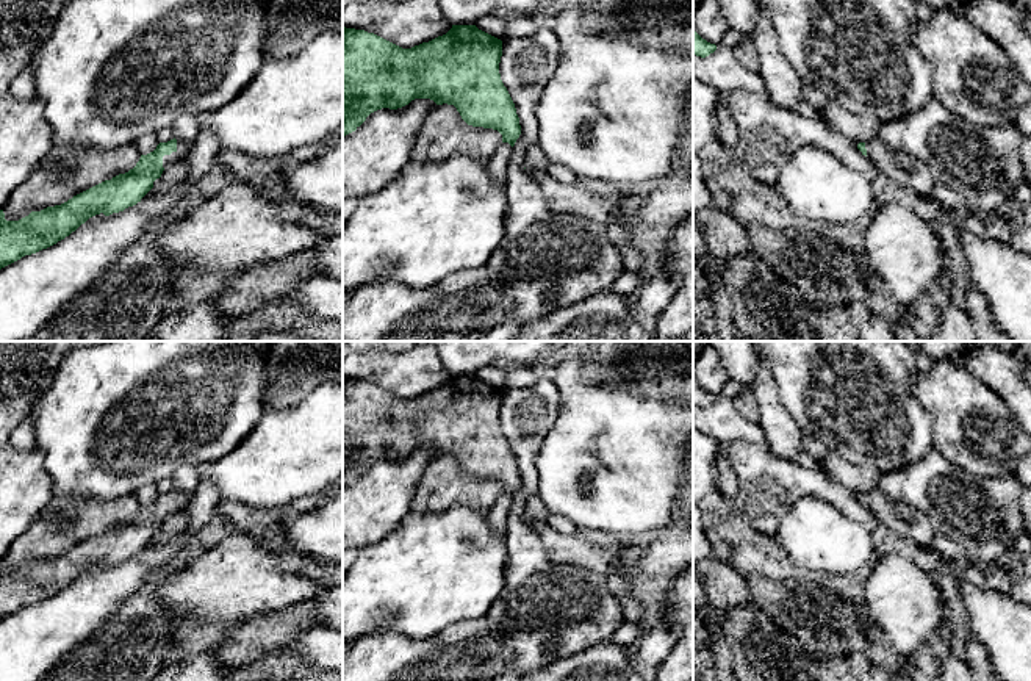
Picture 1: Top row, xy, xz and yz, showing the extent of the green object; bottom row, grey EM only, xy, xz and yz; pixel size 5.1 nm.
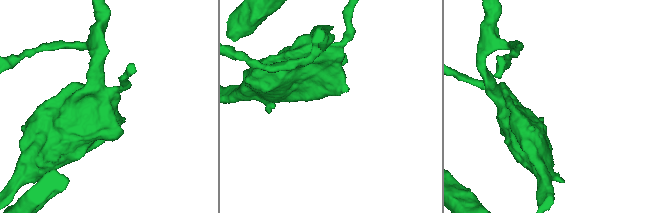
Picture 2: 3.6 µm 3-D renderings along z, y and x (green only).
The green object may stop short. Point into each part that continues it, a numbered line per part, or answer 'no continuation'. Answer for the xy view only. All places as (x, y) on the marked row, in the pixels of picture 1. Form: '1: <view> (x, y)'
1: xy (183, 147)

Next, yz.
1: yz (909, 172)

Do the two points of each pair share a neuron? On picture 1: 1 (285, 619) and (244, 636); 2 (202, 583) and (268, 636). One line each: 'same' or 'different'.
1: same
2: different

